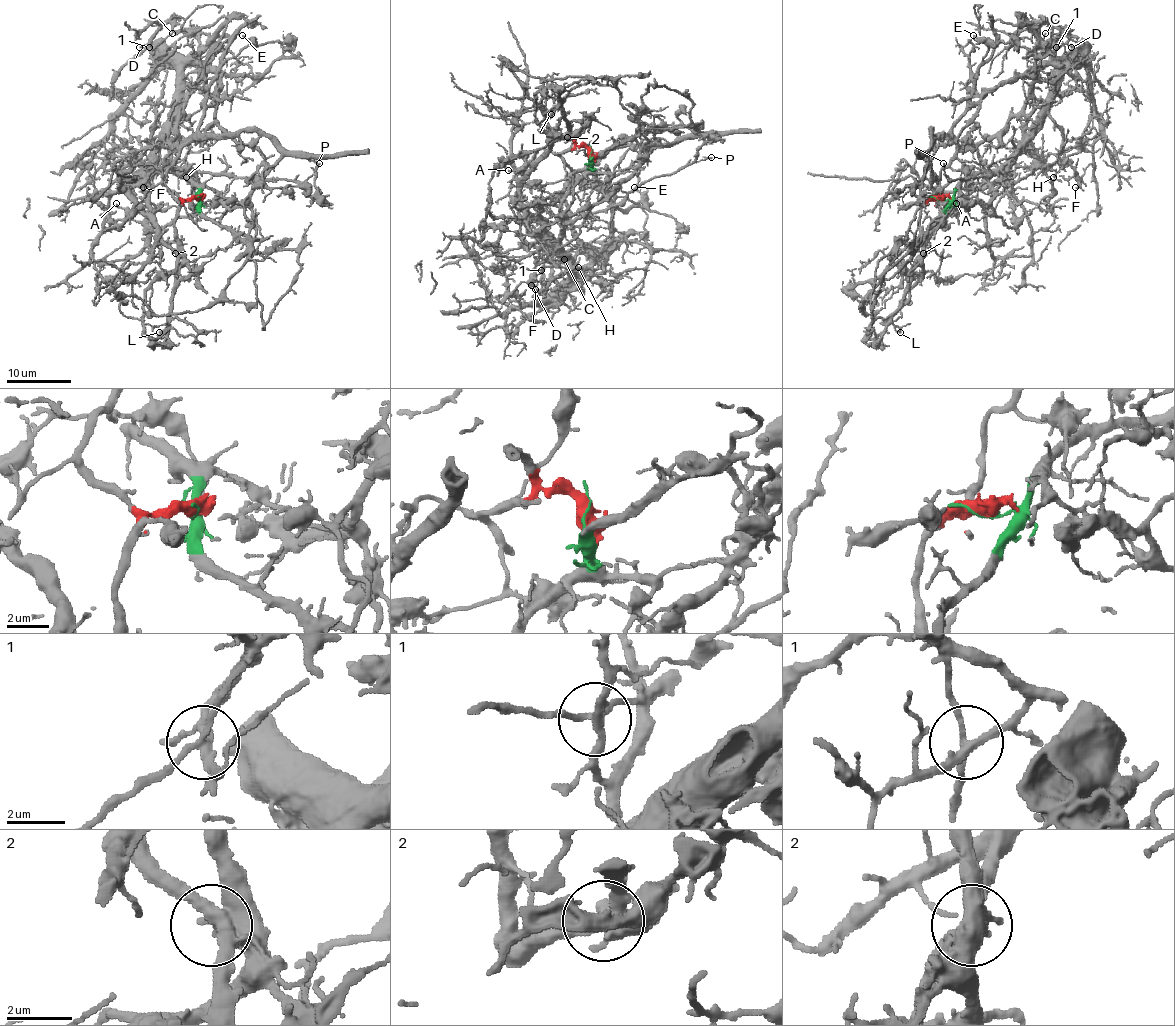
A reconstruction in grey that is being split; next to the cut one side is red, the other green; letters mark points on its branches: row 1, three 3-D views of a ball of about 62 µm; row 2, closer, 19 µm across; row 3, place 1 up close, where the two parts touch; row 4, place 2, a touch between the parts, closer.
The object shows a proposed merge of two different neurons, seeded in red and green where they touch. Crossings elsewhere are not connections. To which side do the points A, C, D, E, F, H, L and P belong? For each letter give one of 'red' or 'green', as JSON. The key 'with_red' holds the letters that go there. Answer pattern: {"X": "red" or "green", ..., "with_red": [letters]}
{"A": "red", "C": "green", "D": "green", "E": "red", "F": "green", "H": "green", "L": "green", "P": "green", "with_red": ["A", "E"]}

